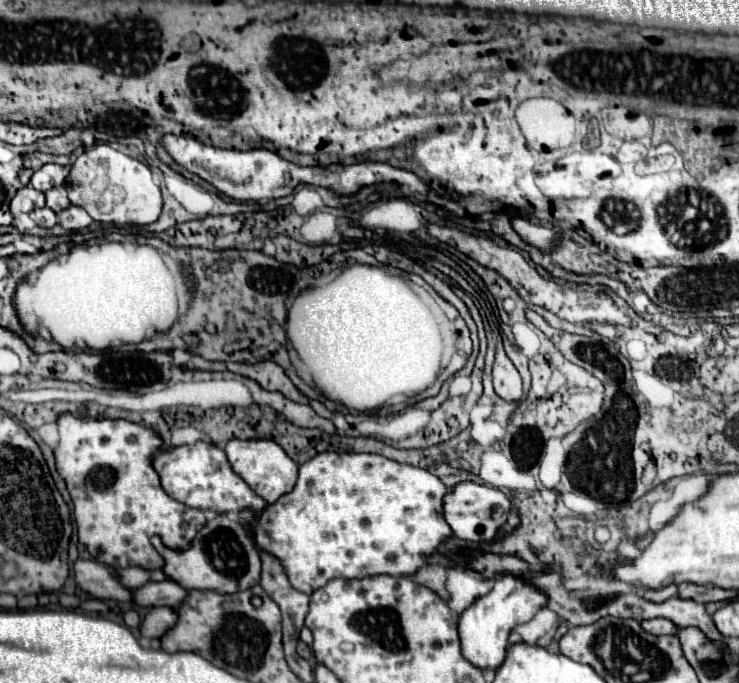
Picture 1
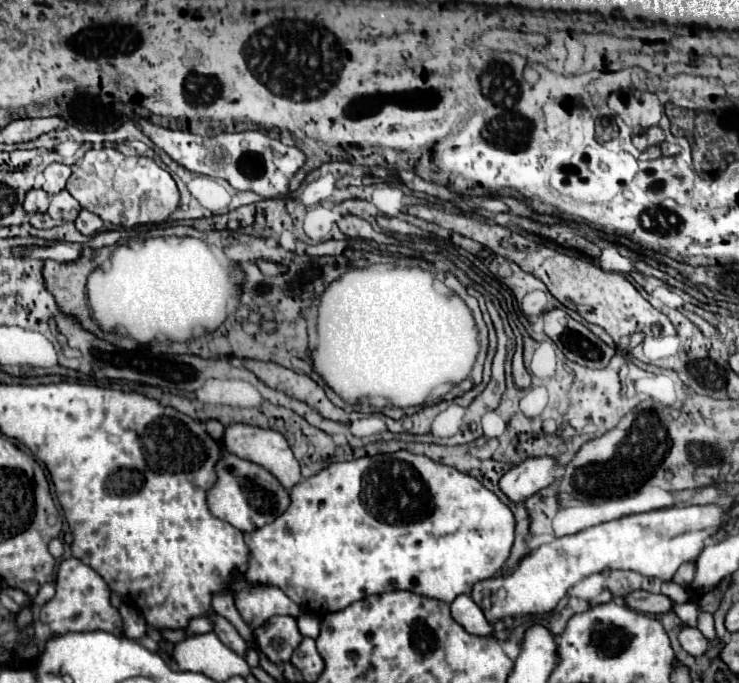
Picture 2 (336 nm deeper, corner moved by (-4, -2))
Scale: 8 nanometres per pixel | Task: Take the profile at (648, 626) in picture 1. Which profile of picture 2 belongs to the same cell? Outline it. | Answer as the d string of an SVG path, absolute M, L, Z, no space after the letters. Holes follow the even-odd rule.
M683 627L683 631L679 633L679 643L693 657L705 655L705 651L707 651L707 639L695 627Z

